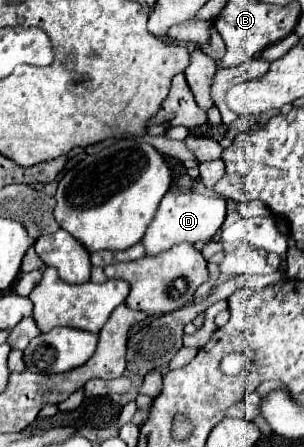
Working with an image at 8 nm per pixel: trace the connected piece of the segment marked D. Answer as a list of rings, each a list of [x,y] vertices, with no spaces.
[[[169,190],[161,204],[159,210],[149,224],[145,236],[143,236],[143,246],[147,254],[161,254],[163,250],[169,250],[171,246],[179,242],[209,242],[215,232],[221,228],[225,220],[225,198],[223,196],[205,196],[197,194],[193,190]]]

